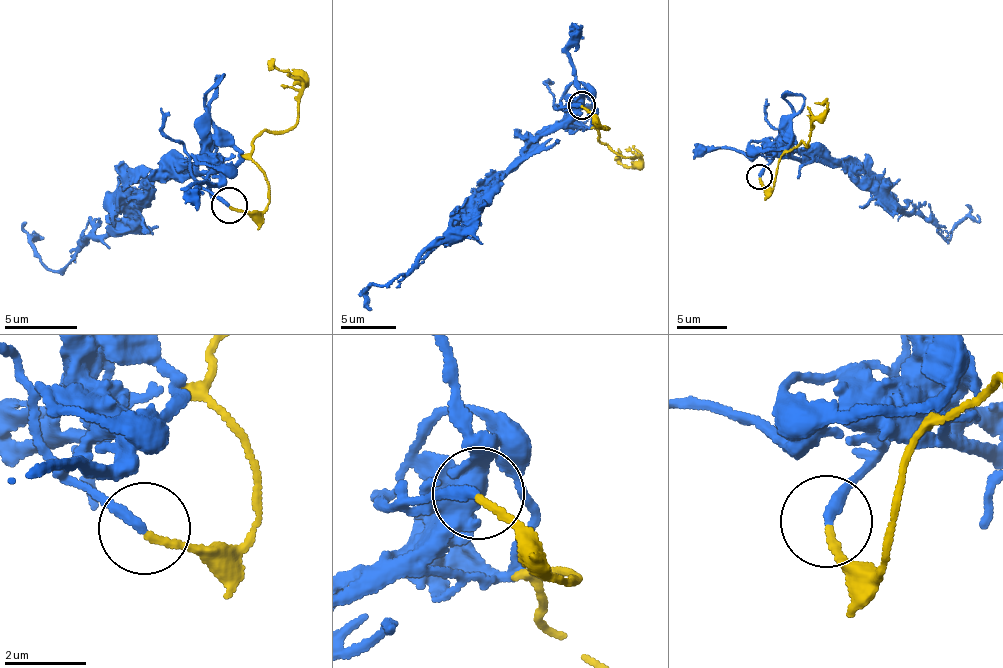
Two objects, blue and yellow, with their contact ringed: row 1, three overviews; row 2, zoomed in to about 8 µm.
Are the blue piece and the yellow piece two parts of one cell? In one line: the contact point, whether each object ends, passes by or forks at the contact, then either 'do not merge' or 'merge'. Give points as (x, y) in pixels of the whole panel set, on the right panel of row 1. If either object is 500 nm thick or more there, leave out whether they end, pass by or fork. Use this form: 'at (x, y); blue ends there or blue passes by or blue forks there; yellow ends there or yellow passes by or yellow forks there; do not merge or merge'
at (759, 176); blue ends there; yellow ends there; merge

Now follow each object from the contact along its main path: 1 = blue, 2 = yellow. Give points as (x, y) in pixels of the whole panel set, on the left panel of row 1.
1: (228, 206), (203, 183), (211, 169), (175, 160), (56, 272), (32, 242), (45, 240)
2: (228, 206), (266, 208), (271, 186), (252, 144), (266, 130), (297, 122), (303, 89), (292, 74), (269, 71)

